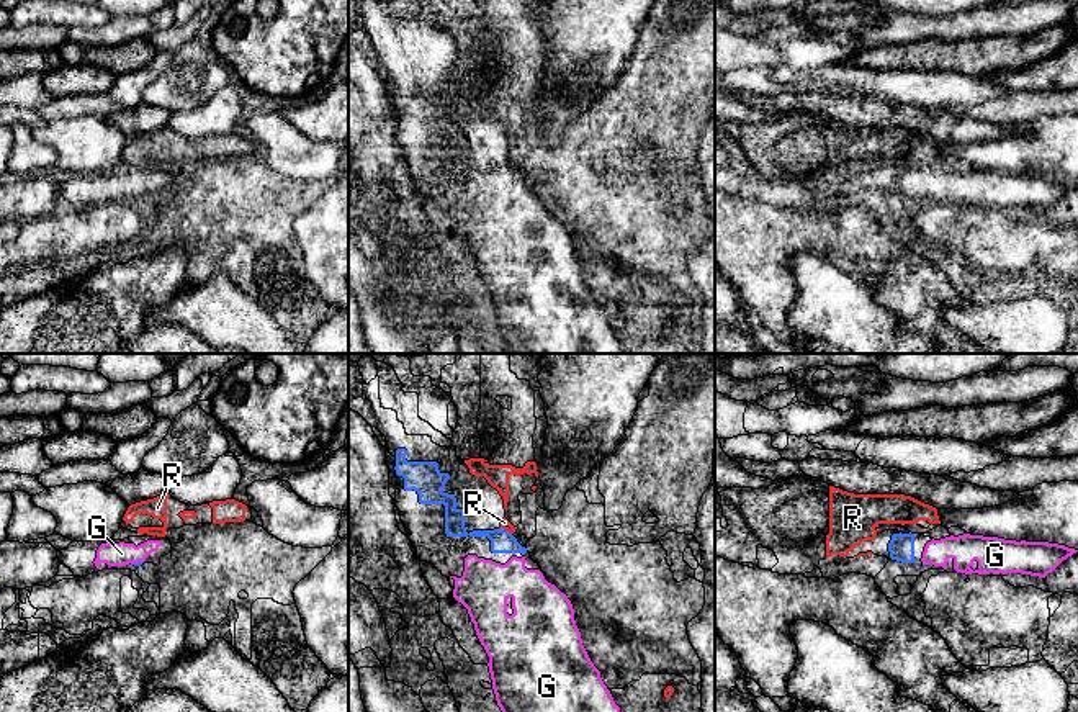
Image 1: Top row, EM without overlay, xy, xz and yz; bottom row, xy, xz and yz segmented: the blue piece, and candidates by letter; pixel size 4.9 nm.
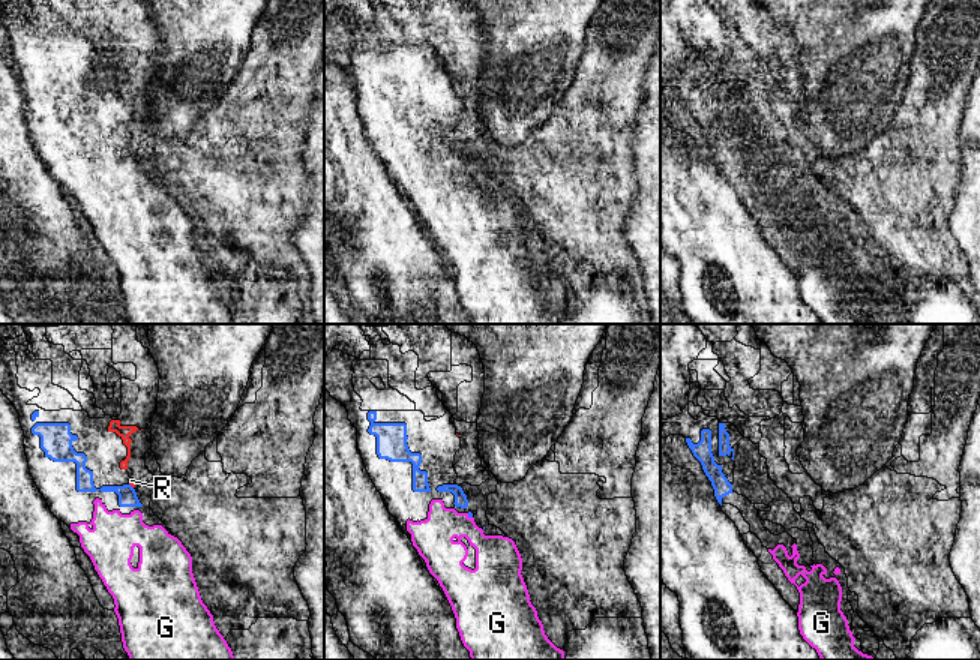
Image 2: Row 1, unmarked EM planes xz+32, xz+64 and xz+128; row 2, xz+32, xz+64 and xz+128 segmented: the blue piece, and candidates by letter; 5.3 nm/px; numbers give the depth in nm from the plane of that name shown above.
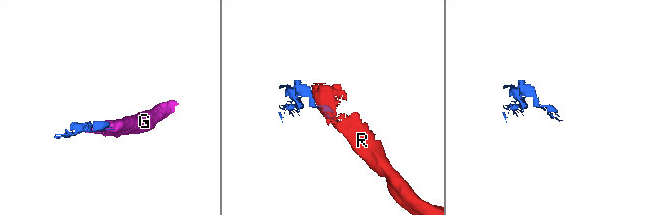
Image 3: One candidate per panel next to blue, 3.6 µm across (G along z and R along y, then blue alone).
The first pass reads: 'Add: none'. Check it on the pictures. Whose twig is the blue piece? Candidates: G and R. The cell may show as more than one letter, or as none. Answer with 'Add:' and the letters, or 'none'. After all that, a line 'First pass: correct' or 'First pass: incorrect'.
Add: G
First pass: incorrect

